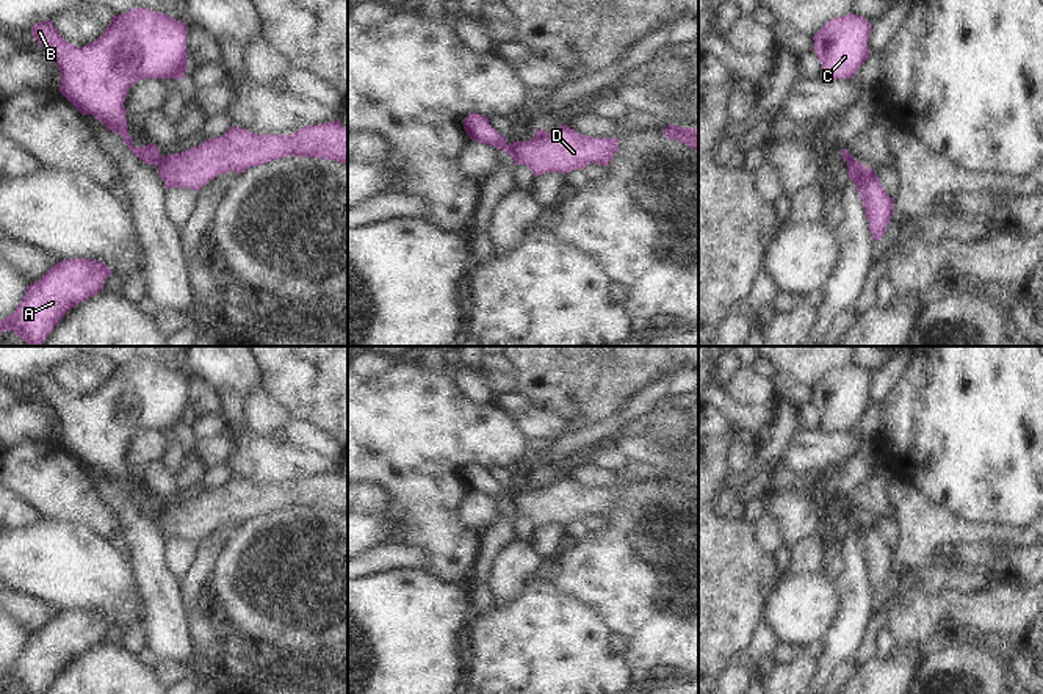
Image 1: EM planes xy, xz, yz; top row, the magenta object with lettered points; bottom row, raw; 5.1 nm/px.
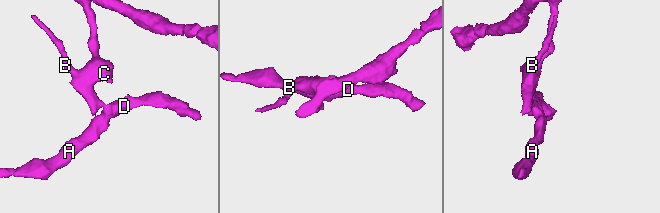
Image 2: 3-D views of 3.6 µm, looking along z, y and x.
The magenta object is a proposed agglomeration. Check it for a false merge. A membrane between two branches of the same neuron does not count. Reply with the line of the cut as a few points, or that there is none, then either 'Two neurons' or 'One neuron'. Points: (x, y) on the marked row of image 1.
Split along xz (509, 144), (506, 152). Two neurons.

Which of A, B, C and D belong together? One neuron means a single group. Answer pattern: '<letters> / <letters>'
A D / B C

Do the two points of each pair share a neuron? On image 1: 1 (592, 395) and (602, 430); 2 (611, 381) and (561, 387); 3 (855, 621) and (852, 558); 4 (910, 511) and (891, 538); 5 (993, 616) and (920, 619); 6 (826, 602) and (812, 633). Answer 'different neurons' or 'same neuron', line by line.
1: different neurons
2: same neuron
3: same neuron
4: different neurons
5: same neuron
6: same neuron

